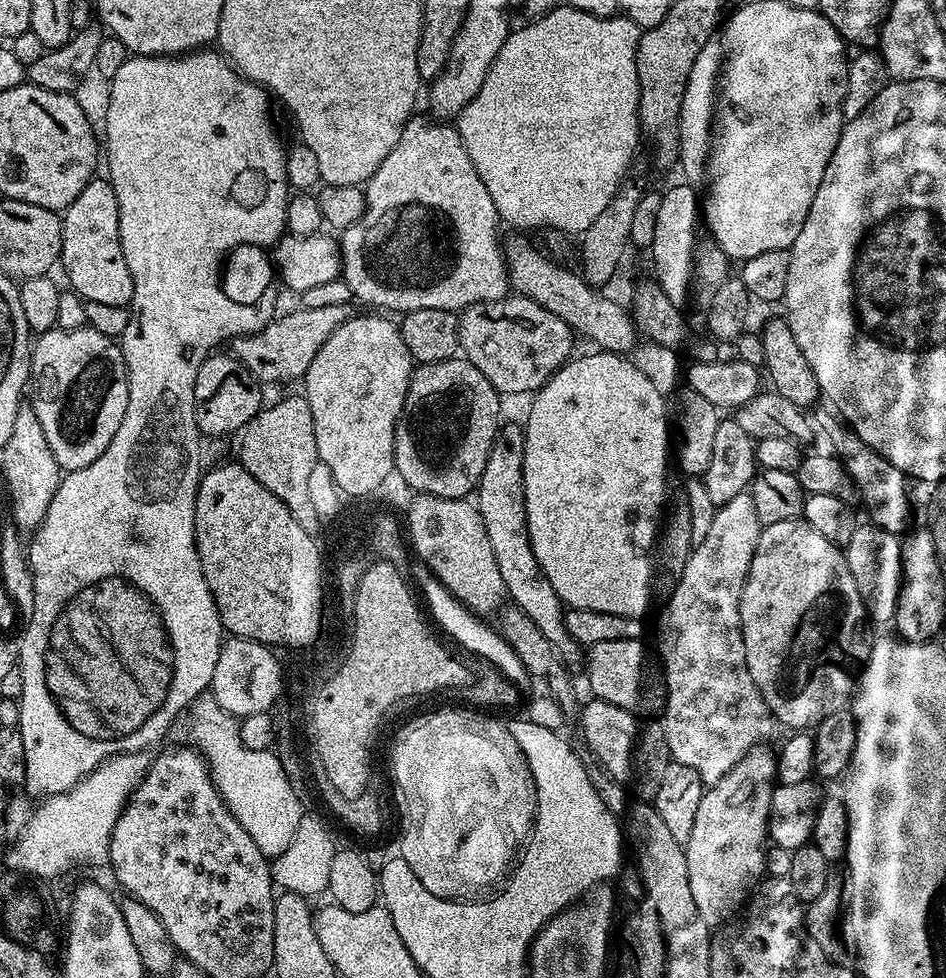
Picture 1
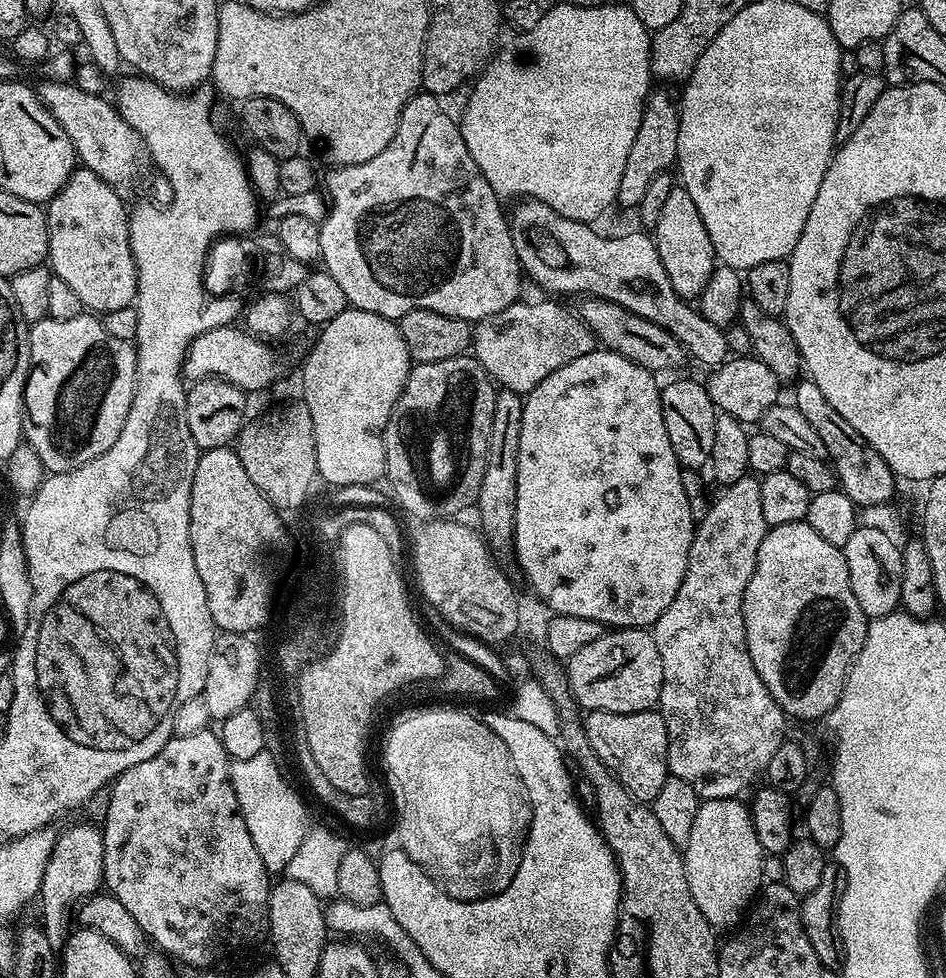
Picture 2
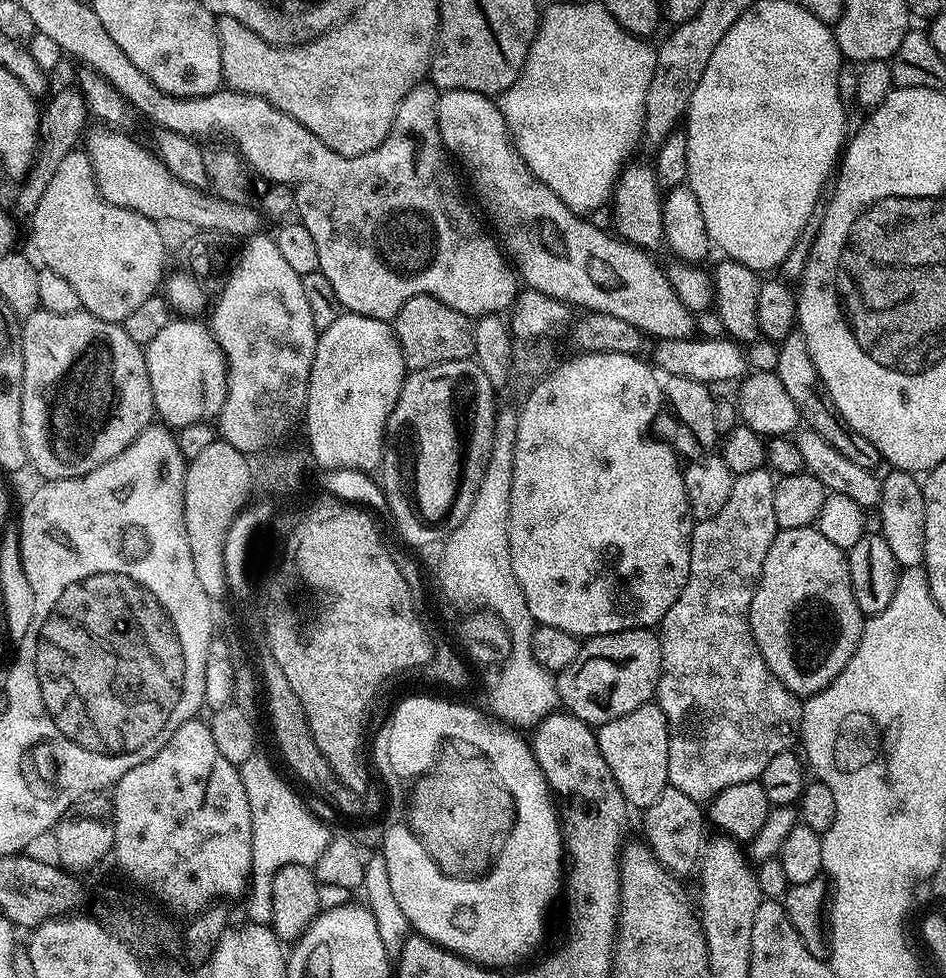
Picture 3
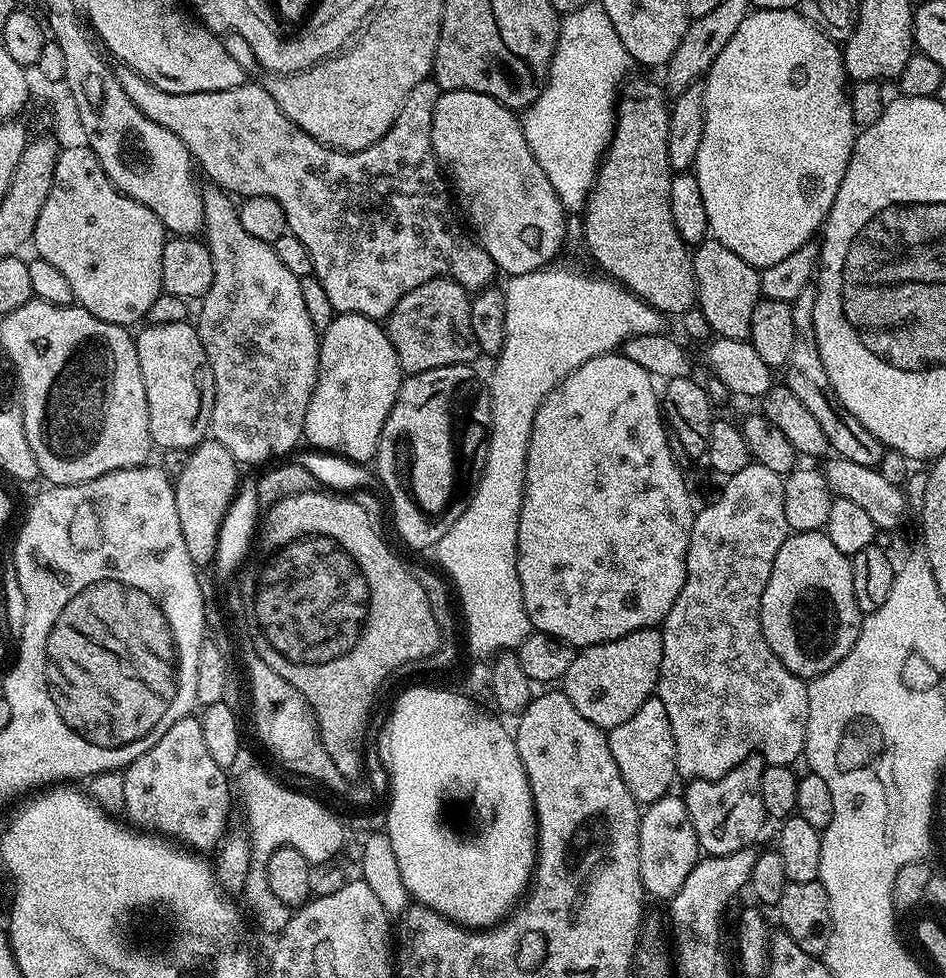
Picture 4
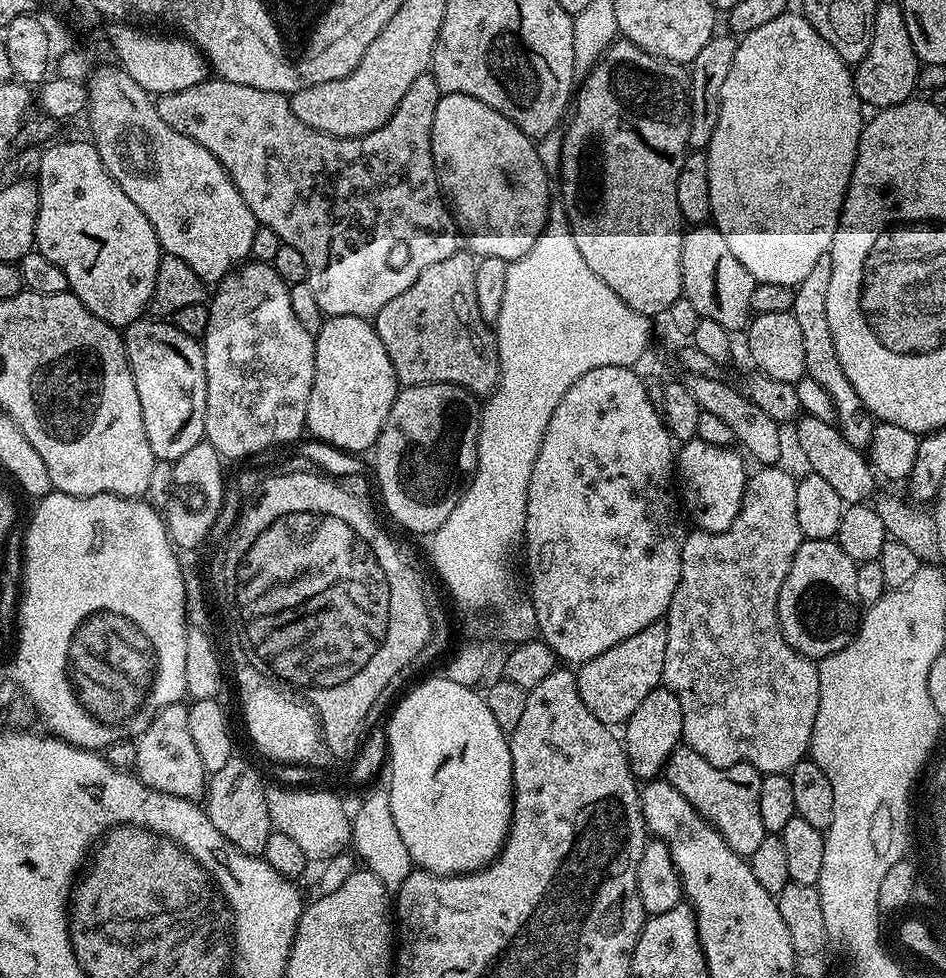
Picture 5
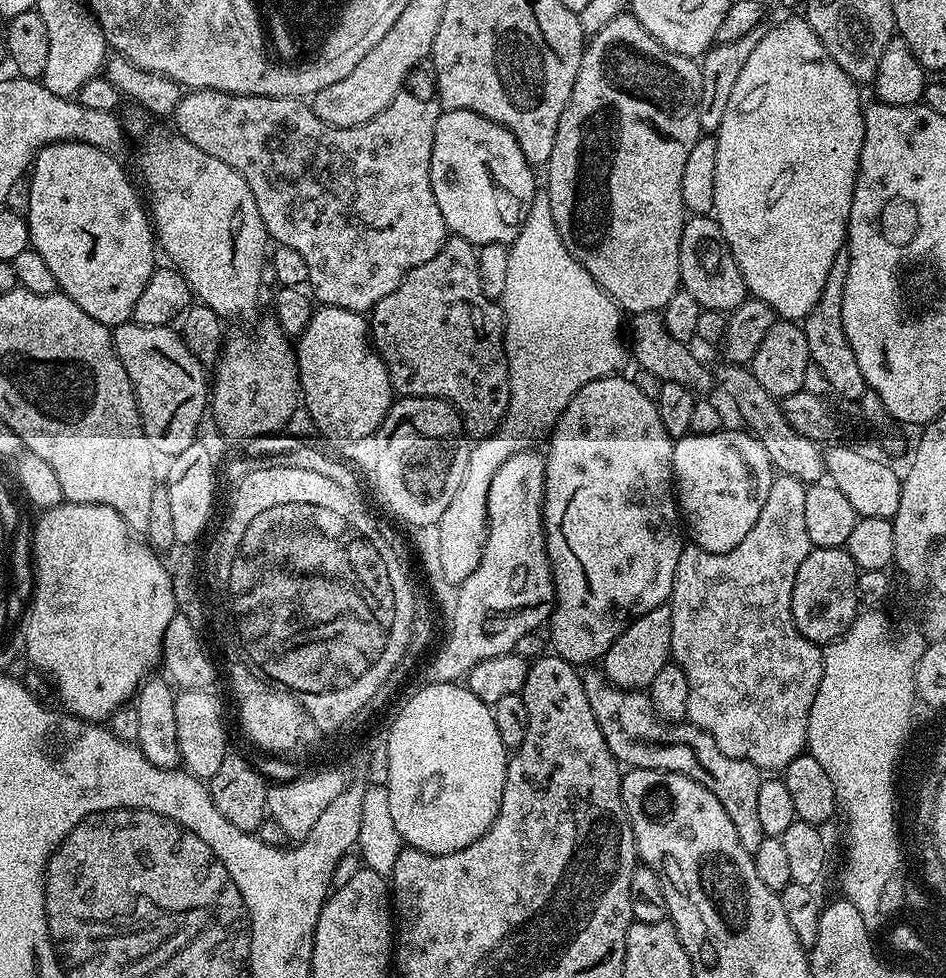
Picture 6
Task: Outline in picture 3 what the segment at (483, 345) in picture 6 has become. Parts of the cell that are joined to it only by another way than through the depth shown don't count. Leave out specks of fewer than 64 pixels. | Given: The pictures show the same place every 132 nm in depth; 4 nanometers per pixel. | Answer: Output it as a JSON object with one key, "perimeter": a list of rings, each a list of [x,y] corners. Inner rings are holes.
{"perimeter":[[[433,296],[410,298],[398,310],[394,321],[396,340],[400,343],[405,369],[429,368],[442,362],[469,359],[474,353],[474,324],[466,314],[438,302]]]}

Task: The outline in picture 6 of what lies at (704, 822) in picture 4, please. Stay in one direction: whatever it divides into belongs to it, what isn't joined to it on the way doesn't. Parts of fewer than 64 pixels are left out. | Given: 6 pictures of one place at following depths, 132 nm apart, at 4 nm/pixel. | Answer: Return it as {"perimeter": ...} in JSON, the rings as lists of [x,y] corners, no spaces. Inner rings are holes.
{"perimeter":[[[600,670],[585,671],[583,678],[586,698],[590,698],[590,710],[594,710],[594,718],[602,730],[602,738],[606,738],[606,746],[610,746],[616,761],[624,766],[631,765],[632,768],[656,768],[659,772],[677,772],[698,782],[703,788],[710,790],[710,794],[714,794],[718,802],[722,802],[726,814],[730,814],[730,822],[734,822],[734,830],[738,830],[742,846],[746,846],[746,850],[751,853],[758,850],[758,845],[765,838],[758,819],[758,786],[762,779],[761,769],[754,767],[749,760],[739,760],[722,754],[722,750],[718,750],[718,742],[714,742],[710,734],[706,734],[691,722],[676,722],[666,726],[665,721],[661,720],[652,708],[652,699],[643,691],[610,686],[603,671]]]}

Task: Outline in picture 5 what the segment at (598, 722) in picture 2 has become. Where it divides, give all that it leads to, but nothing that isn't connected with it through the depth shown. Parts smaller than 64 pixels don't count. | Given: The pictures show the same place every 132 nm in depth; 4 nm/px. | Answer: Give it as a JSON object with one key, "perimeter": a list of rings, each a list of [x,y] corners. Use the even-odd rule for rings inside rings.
{"perimeter":[[[663,686],[650,690],[650,694],[642,698],[638,710],[630,714],[630,718],[622,728],[624,752],[628,755],[628,764],[632,767],[632,775],[637,781],[647,782],[657,779],[665,771],[673,750],[681,747],[683,735],[682,706],[678,698]]]}

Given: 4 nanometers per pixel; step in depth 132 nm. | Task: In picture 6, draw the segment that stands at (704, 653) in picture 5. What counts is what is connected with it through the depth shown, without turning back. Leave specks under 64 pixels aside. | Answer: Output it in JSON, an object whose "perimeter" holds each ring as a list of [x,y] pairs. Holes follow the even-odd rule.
{"perimeter":[[[777,475],[773,479],[770,486],[770,494],[766,497],[766,506],[762,506],[762,514],[758,514],[758,522],[754,522],[754,530],[750,530],[750,534],[746,534],[746,538],[742,538],[742,542],[738,542],[738,546],[734,546],[734,550],[729,552],[707,552],[695,546],[685,546],[682,554],[678,558],[678,570],[676,571],[676,581],[672,587],[672,595],[670,597],[670,607],[672,610],[672,655],[671,659],[686,674],[686,682],[690,686],[690,698],[688,699],[688,715],[687,719],[694,726],[698,726],[706,734],[710,734],[710,738],[714,738],[714,742],[718,742],[718,750],[722,750],[722,754],[726,754],[730,758],[738,758],[739,760],[749,760],[754,767],[761,770],[767,768],[776,768],[783,770],[790,762],[794,762],[794,758],[798,758],[804,751],[808,742],[808,719],[810,718],[810,706],[814,706],[814,694],[818,694],[818,686],[822,682],[822,670],[824,669],[824,653],[821,645],[815,644],[812,640],[808,640],[798,630],[796,619],[792,613],[792,595],[794,594],[794,578],[798,574],[798,566],[802,566],[802,562],[806,558],[806,554],[812,551],[813,546],[810,542],[810,534],[806,534],[806,485],[798,478]]]}

